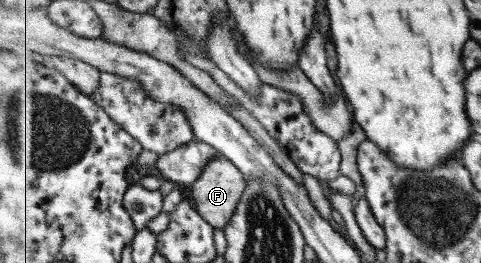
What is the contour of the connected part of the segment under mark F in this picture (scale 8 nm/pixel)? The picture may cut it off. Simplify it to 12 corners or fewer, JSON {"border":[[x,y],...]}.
{"border":[[215,156],[191,186],[207,223],[231,224],[249,182],[225,156]]}

